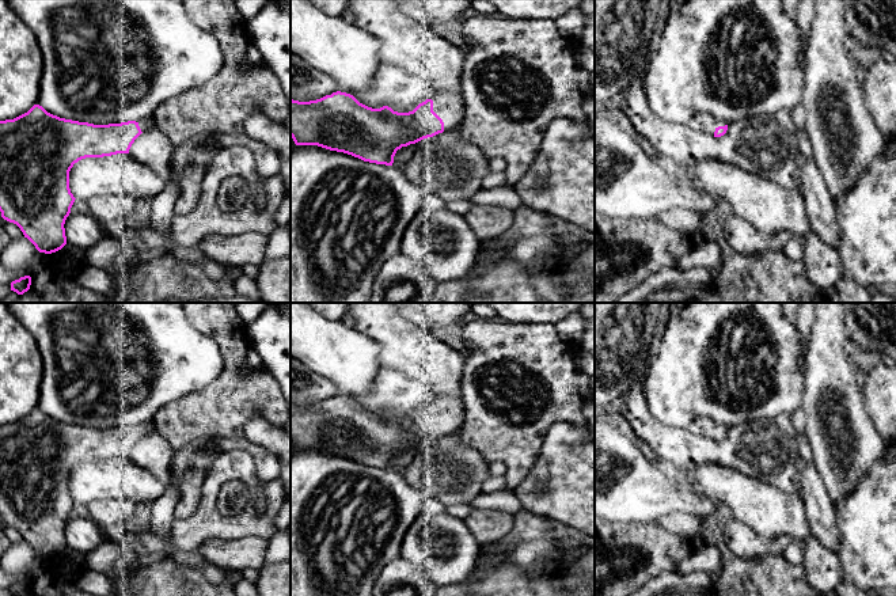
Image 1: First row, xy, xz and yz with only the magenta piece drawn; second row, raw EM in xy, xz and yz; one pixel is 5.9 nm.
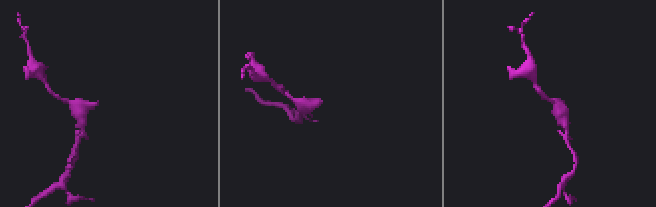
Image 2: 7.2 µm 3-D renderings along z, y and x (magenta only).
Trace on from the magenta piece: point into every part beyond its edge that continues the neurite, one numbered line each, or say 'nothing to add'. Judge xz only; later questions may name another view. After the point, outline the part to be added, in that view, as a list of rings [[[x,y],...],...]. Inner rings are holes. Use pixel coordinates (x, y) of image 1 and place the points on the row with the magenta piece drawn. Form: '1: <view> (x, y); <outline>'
1: xz (450, 106); [[[444,92],[434,96],[433,111],[443,119],[444,130],[458,126],[464,115],[464,100],[460,94]]]

